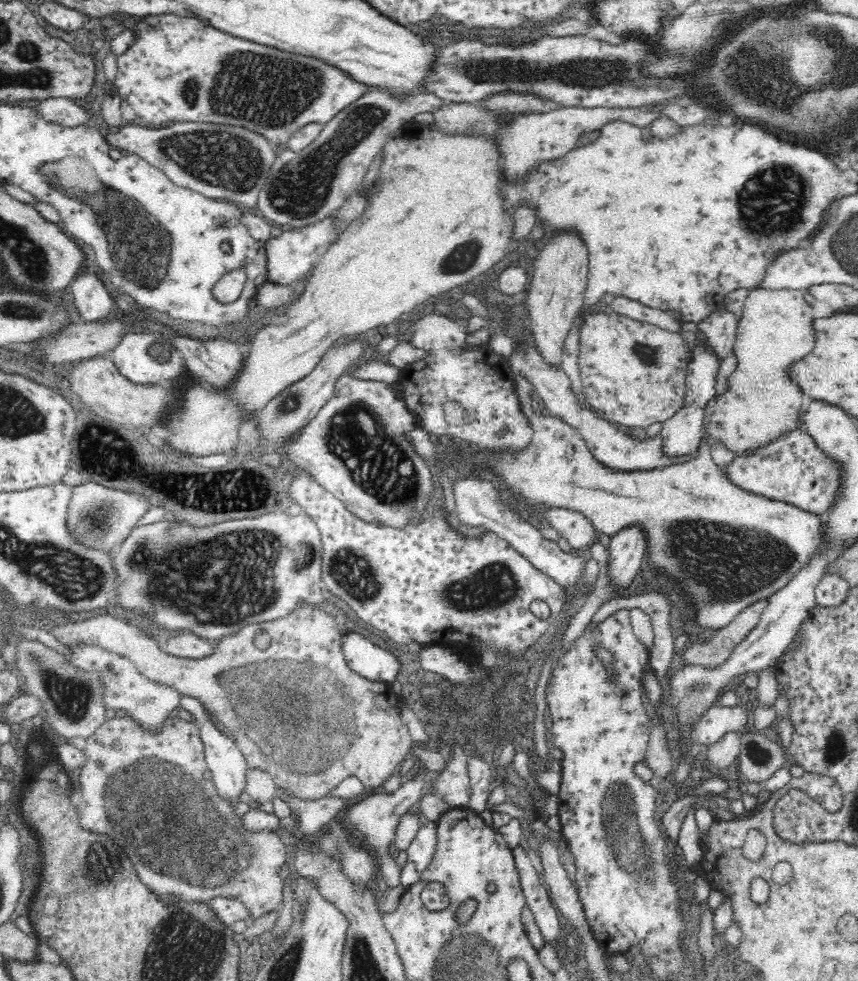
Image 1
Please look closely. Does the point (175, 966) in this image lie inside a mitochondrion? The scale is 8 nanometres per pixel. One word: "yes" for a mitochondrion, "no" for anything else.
yes

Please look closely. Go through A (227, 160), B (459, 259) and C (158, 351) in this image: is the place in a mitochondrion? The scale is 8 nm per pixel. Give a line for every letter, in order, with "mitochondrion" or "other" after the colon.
A: mitochondrion
B: mitochondrion
C: mitochondrion

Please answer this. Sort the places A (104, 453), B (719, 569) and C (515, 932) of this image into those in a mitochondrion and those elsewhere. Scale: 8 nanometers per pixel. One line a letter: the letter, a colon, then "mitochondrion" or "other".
A: mitochondrion
B: mitochondrion
C: other

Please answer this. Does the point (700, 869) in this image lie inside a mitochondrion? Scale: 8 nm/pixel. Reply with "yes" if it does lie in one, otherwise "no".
no

